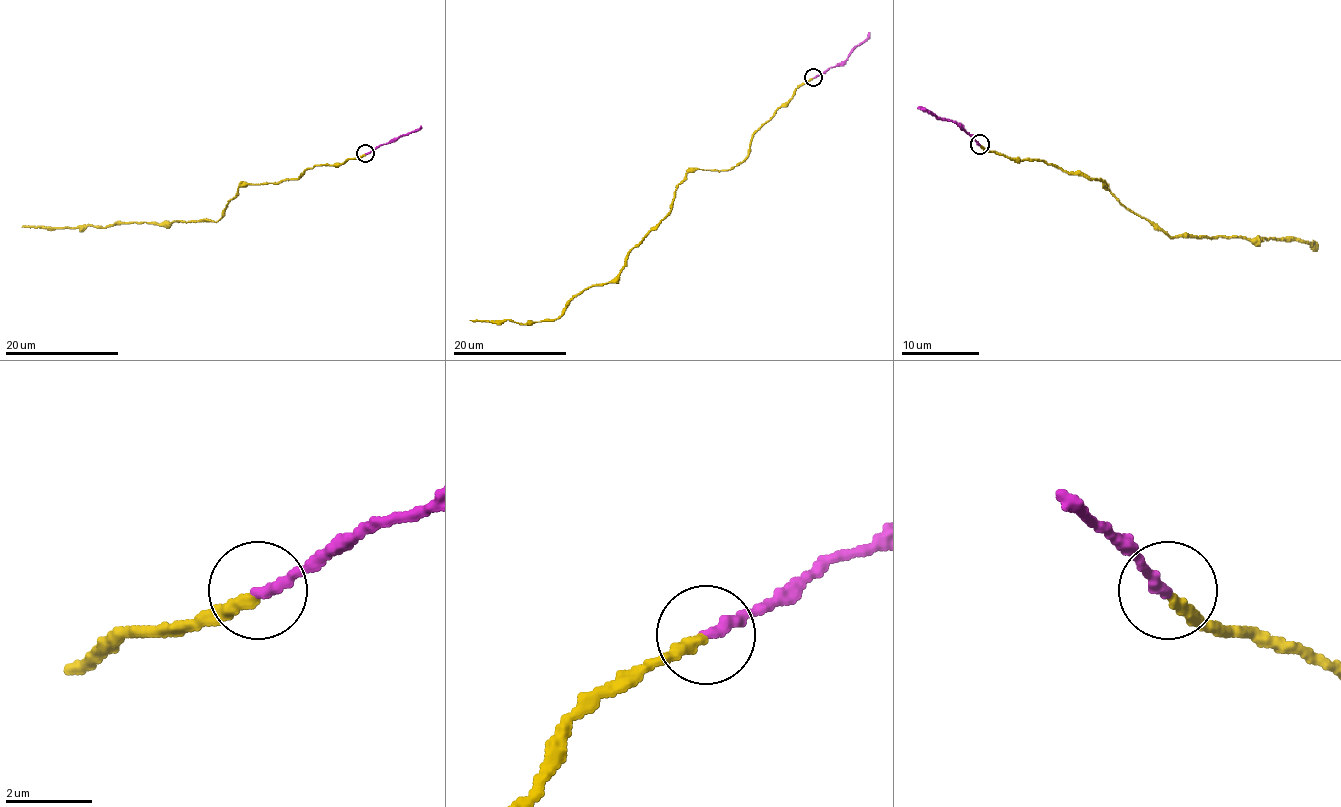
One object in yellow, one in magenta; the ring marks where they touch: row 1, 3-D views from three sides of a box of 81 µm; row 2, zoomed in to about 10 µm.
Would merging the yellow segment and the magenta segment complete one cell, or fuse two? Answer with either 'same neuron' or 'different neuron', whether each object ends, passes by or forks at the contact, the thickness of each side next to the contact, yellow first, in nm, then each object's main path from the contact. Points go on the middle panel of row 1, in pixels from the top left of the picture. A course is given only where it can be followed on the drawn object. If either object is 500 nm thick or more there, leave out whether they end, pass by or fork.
same neuron; yellow ends there; magenta ends there; 320 nm thick on the yellow side, 300 nm on the other; yellow runs (814, 78), (756, 133), (741, 161), (690, 169), (672, 208), (612, 279), (584, 288), (556, 319), (469, 320); magenta runs (814, 78), (838, 66), (869, 32)

